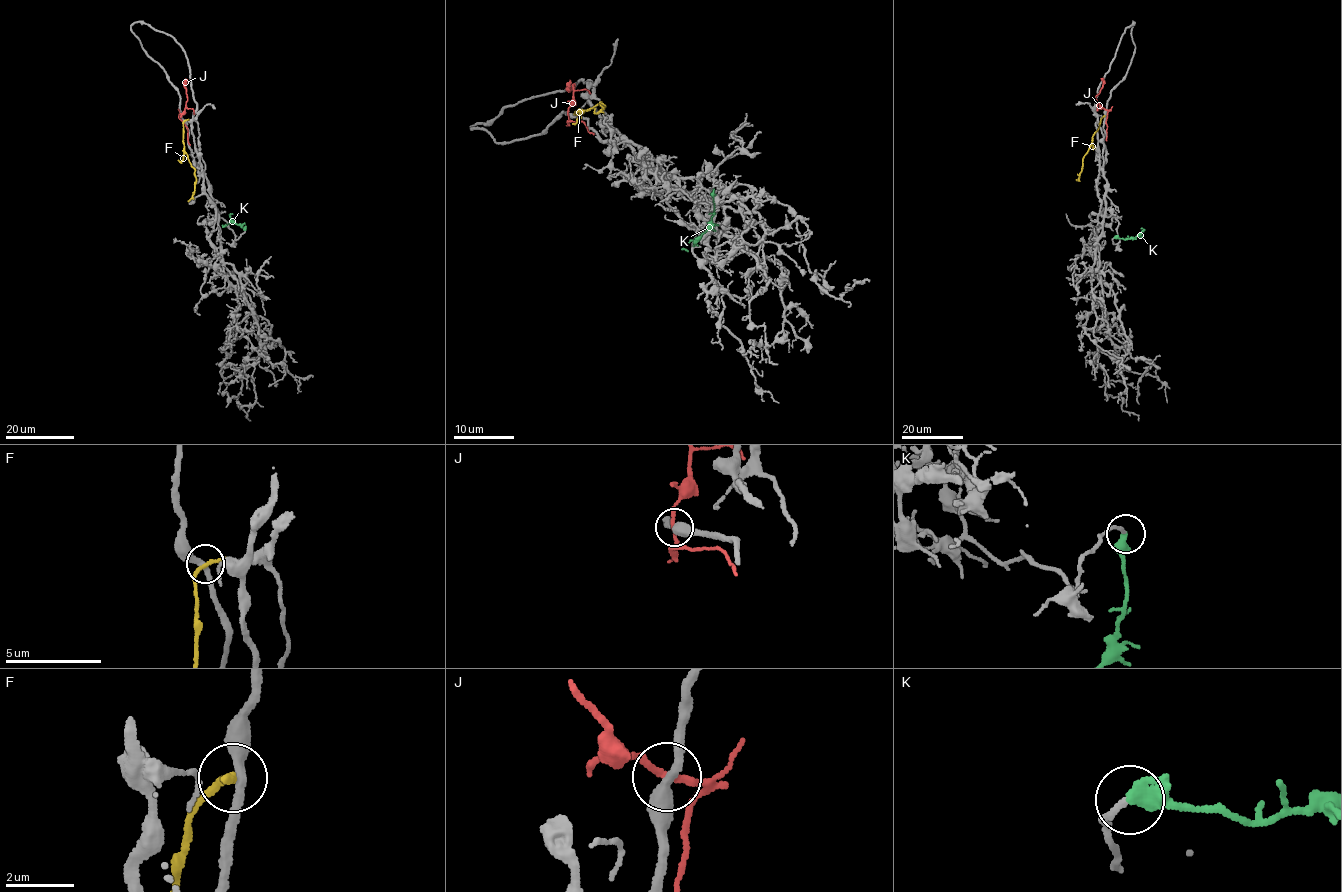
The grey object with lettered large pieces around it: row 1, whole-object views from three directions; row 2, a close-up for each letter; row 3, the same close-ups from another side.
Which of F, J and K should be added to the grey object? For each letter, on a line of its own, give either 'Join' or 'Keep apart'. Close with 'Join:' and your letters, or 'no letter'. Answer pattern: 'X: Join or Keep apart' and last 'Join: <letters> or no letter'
F: Keep apart
J: Keep apart
K: Join
Join: K

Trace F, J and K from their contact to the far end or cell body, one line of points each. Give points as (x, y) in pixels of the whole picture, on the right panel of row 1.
F: (1104, 116), (1076, 180)
J: (1105, 109), (1096, 98), (1103, 86), (1100, 78)
K: (1114, 237), (1143, 236)

